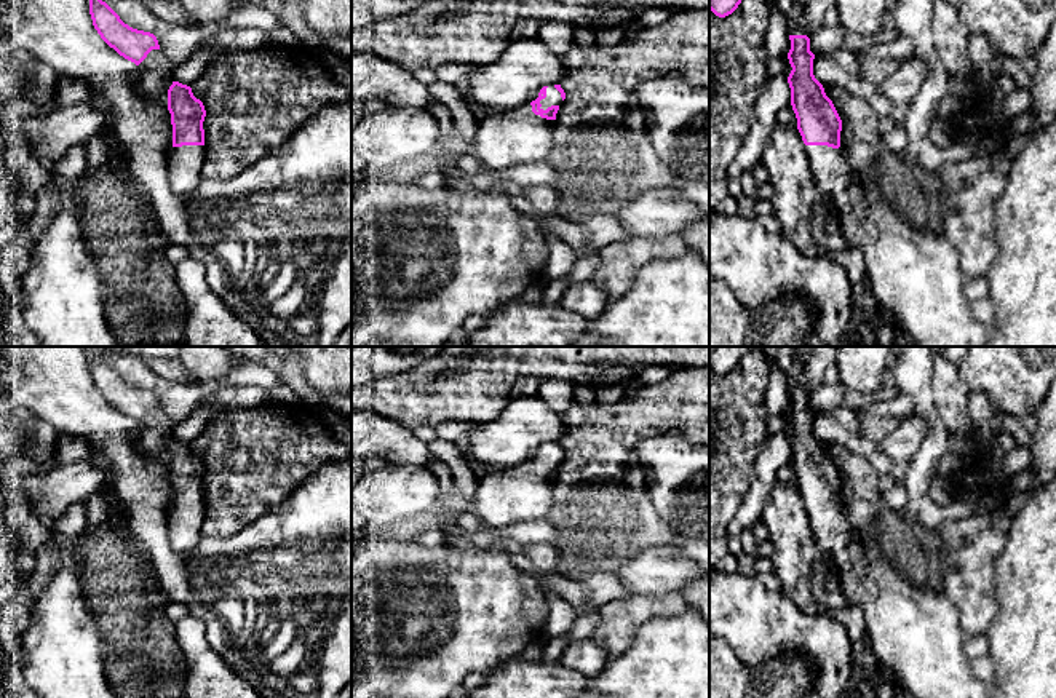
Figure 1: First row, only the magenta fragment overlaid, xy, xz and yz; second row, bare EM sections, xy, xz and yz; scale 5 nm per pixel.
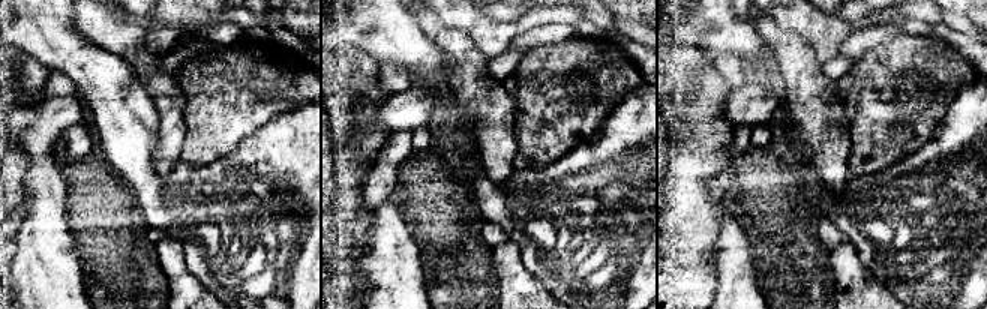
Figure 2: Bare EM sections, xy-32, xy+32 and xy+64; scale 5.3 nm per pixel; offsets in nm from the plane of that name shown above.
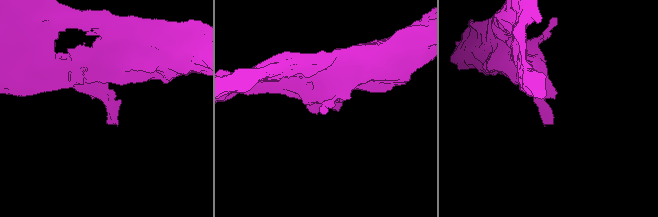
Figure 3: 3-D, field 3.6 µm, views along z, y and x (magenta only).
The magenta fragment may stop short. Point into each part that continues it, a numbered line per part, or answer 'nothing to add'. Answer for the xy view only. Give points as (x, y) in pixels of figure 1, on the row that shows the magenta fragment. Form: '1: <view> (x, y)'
1: xy (186, 162)

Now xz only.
1: xz (553, 96)

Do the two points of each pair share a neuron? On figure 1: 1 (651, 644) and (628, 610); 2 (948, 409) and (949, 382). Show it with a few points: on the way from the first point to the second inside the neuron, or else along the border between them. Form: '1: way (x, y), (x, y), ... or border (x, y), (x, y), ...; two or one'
1: border (676, 615), (652, 617), (617, 657); two
2: way (949, 403), (949, 388); one

